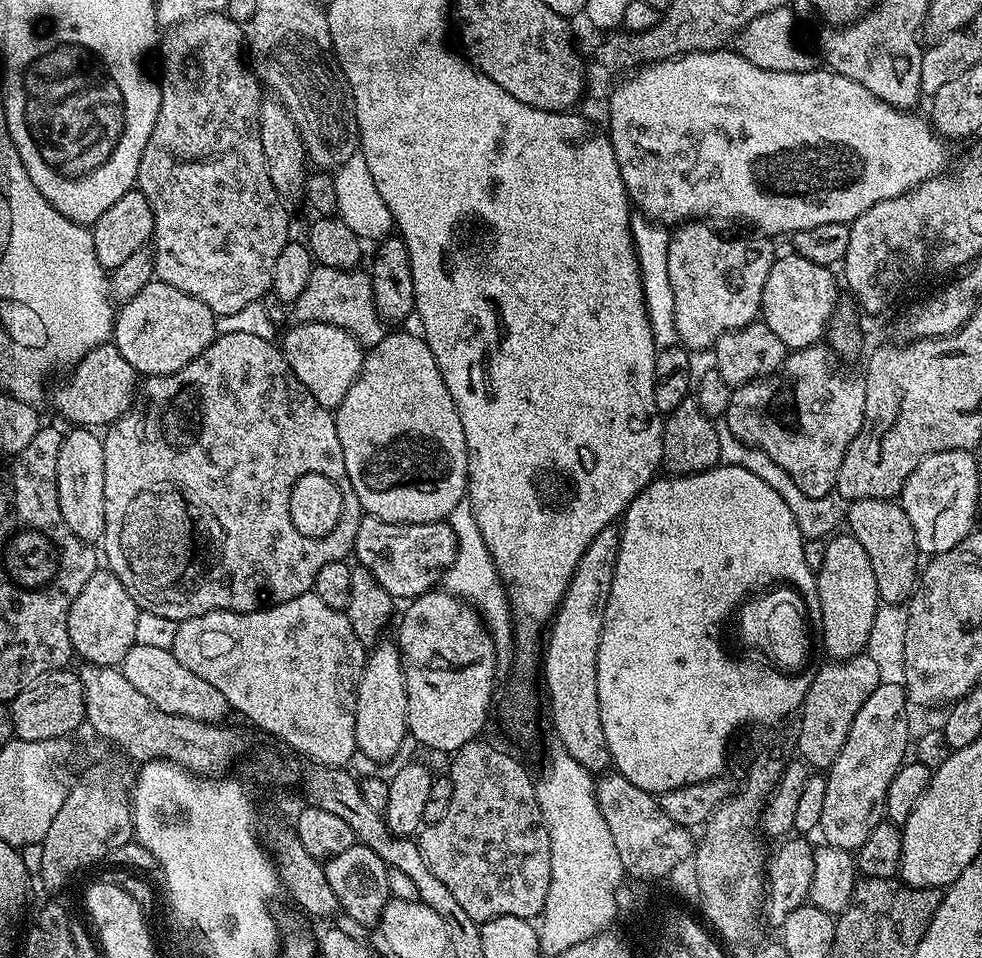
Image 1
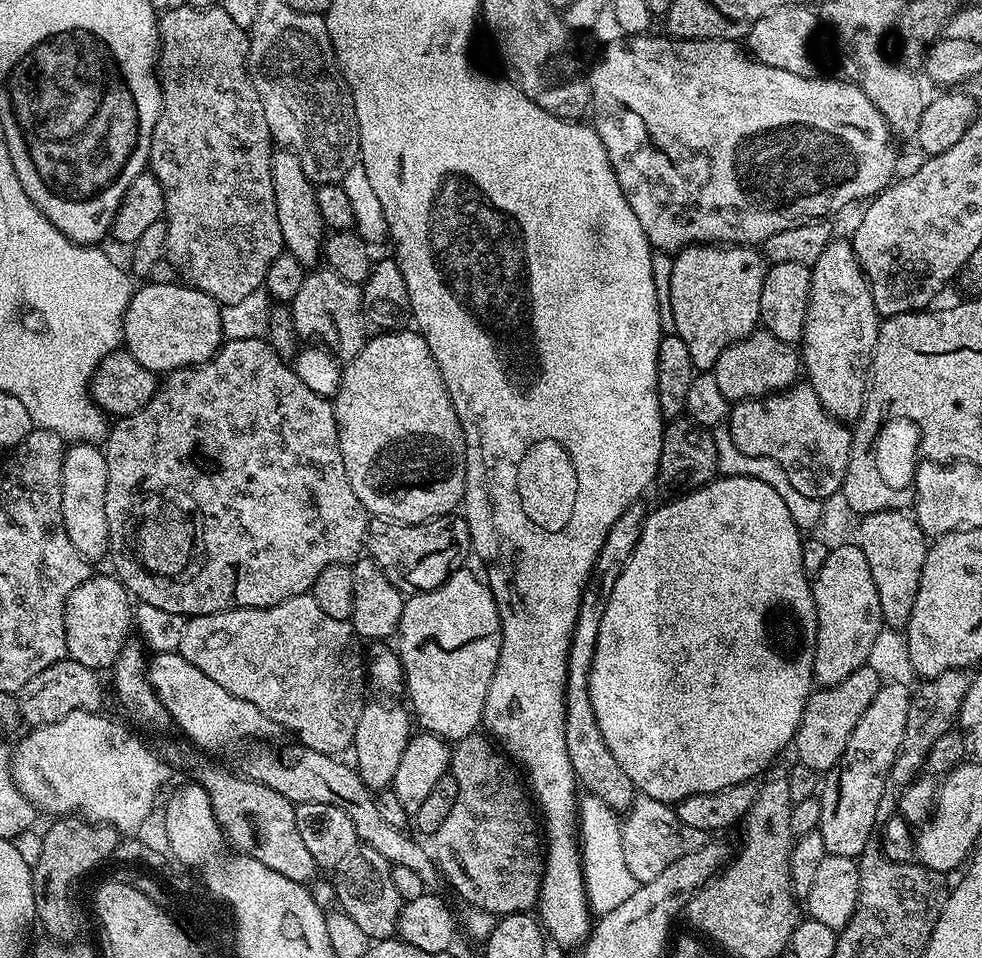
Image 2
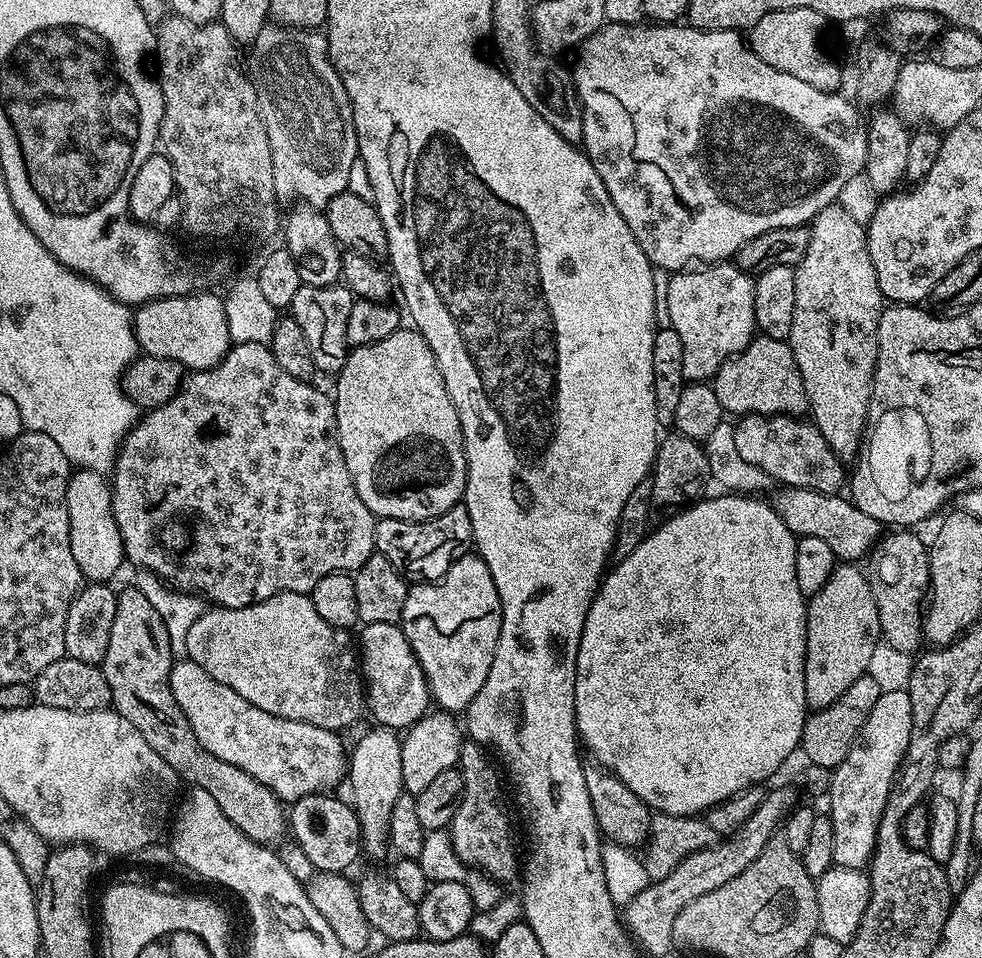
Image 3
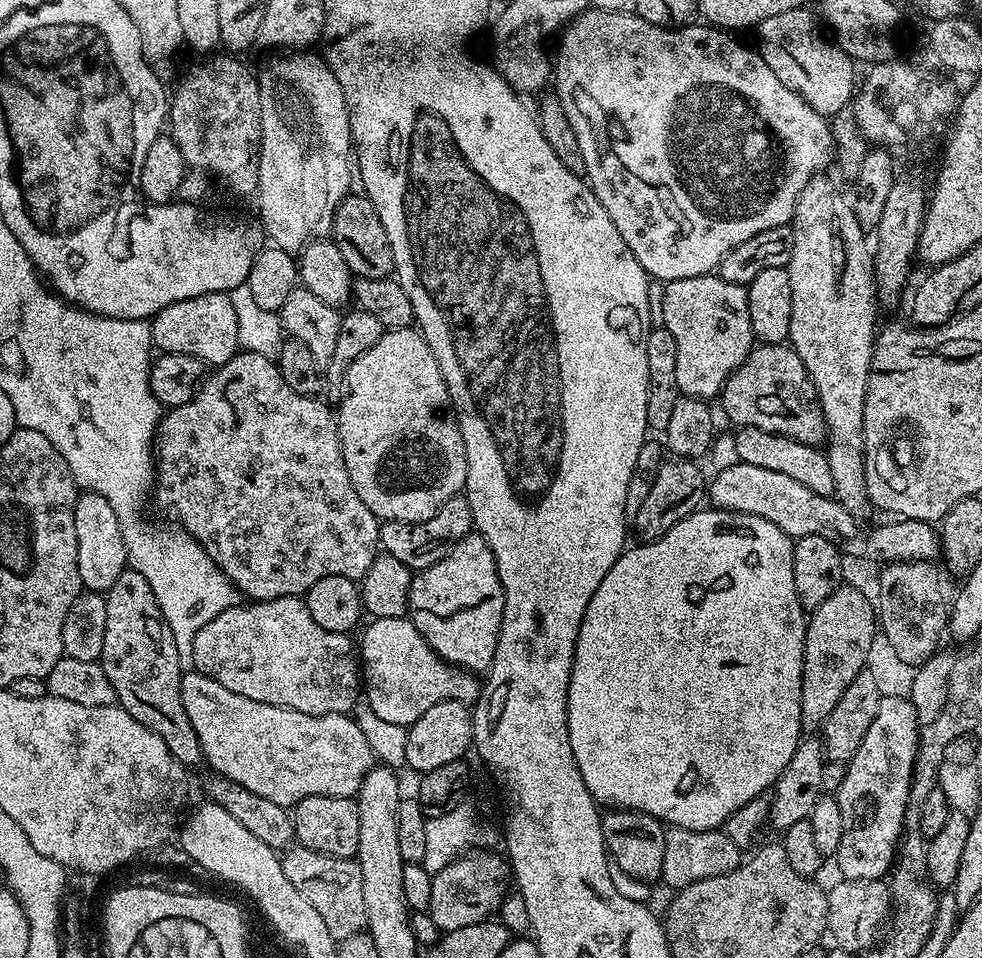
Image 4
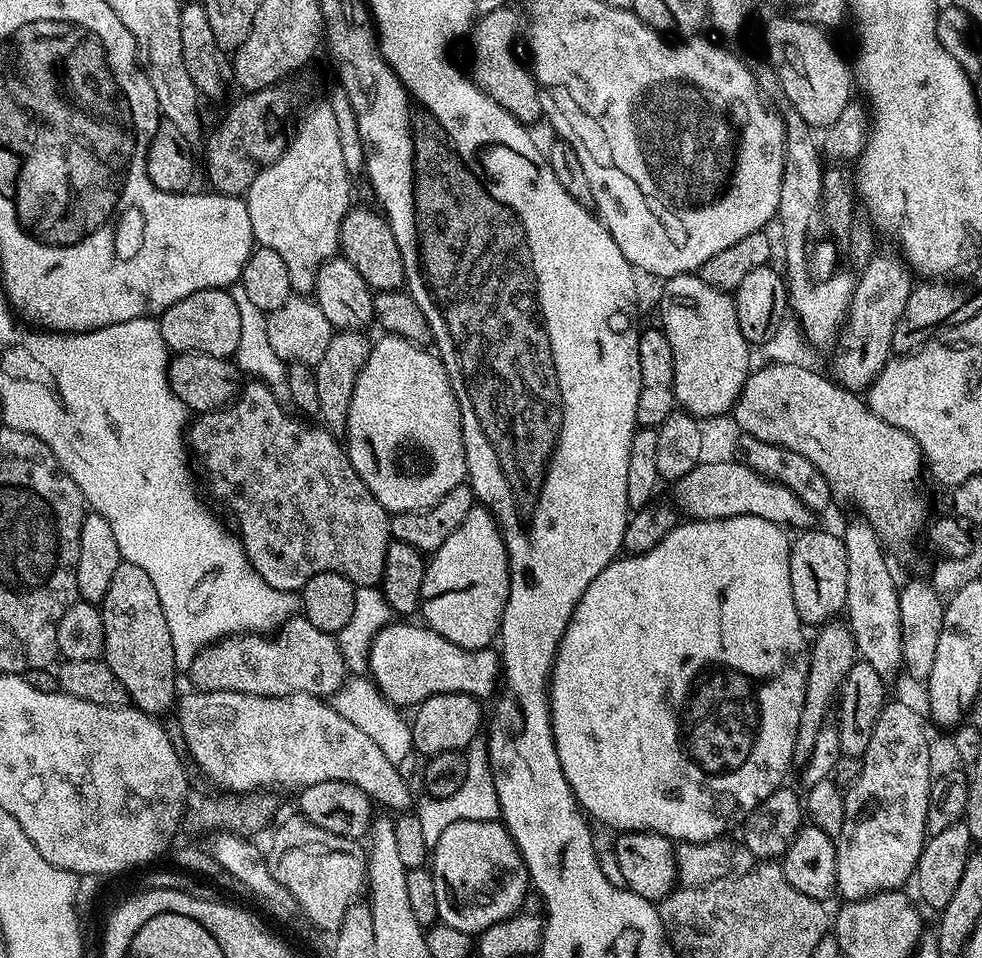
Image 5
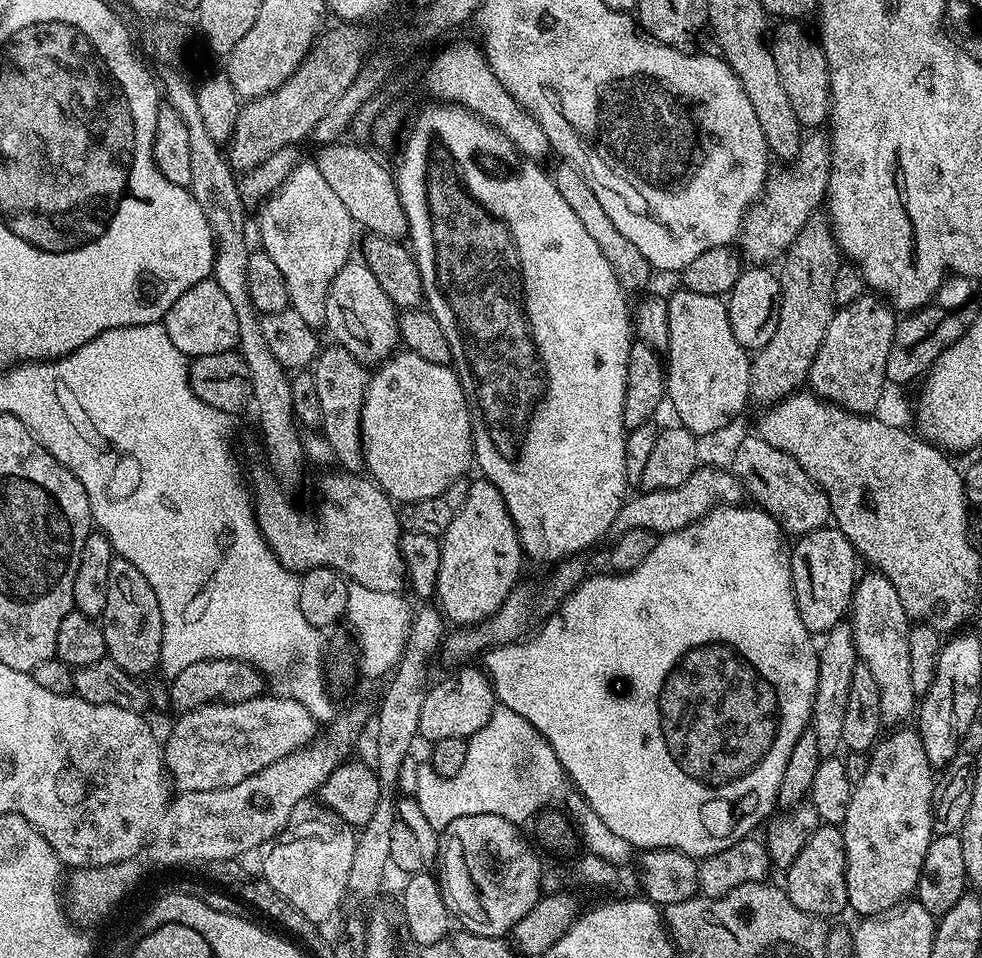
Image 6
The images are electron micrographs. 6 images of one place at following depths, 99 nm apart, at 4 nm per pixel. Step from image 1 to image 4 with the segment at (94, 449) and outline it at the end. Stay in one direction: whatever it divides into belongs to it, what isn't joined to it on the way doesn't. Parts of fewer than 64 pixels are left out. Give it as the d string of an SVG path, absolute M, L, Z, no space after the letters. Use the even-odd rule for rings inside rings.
M81 491L77 495L74 534L78 538L78 574L81 585L90 592L107 593L108 588L118 580L118 574L122 574L129 563L118 514L114 514L110 502L106 502L102 494Z

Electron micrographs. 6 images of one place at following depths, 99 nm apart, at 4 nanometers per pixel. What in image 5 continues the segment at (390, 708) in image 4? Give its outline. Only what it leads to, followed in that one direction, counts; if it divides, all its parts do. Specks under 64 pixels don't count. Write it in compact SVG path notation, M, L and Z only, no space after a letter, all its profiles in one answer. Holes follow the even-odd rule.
M391 622L384 628L378 630L369 646L368 672L370 677L380 688L380 692L389 703L400 710L406 709L407 704L419 706L423 700L438 694L466 694L477 698L484 698L484 695L495 693L498 688L498 681L502 676L499 655L491 647L479 648L478 650L466 650L462 646L454 646L442 634L438 634L433 628L423 623L408 624L412 622Z

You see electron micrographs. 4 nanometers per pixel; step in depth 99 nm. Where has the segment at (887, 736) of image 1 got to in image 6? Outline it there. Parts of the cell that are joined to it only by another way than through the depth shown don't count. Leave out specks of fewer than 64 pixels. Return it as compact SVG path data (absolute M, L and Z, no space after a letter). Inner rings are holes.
M900 726L892 732L883 737L871 749L868 756L868 769L866 770L866 778L855 781L852 797L848 803L848 809L846 810L846 818L842 825L842 831L844 833L844 845L846 846L846 894L848 895L848 908L851 911L857 912L857 917L863 918L866 916L877 916L882 914L886 910L893 908L895 904L902 904L905 900L909 899L915 893L918 882L920 881L920 875L922 874L922 862L926 862L926 850L930 846L930 842L933 838L932 830L932 790L934 787L934 766L926 758L926 750L922 746L920 741L919 731L913 730L911 727Z

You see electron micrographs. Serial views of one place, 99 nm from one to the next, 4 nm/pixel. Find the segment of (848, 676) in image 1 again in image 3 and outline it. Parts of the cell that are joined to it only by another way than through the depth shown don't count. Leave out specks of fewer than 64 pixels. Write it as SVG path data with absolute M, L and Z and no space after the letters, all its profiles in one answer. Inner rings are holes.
M866 674L858 678L858 682L853 682L846 689L846 694L838 698L838 702L825 708L815 709L805 720L800 739L800 748L802 753L804 752L805 761L823 768L837 768L842 758L850 754L850 746L854 746L854 738L858 738L862 726L866 726L866 718L870 718L870 710L874 710L874 702L878 702L880 694L878 682Z

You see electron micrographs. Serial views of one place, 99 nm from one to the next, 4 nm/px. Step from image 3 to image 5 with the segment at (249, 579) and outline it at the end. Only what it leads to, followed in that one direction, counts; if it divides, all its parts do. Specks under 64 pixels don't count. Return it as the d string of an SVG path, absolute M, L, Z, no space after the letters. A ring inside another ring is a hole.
M252 378L241 387L235 397L228 401L223 408L215 408L212 412L201 412L191 421L186 432L186 443L193 453L200 455L200 464L204 467L204 472L208 475L208 488L212 491L212 496L222 503L228 504L230 511L236 515L236 528L240 545L244 548L246 558L254 566L254 570L274 590L283 592L299 593L308 579L323 571L334 571L344 575L350 583L359 586L361 589L371 589L379 585L380 579L384 576L384 563L386 562L386 550L390 543L390 533L388 531L388 521L390 514L370 494L366 482L358 478L354 466L350 462L345 445L335 440L331 431L325 430L319 423L307 424L307 419L299 415L291 416L285 405L279 404L263 381Z

